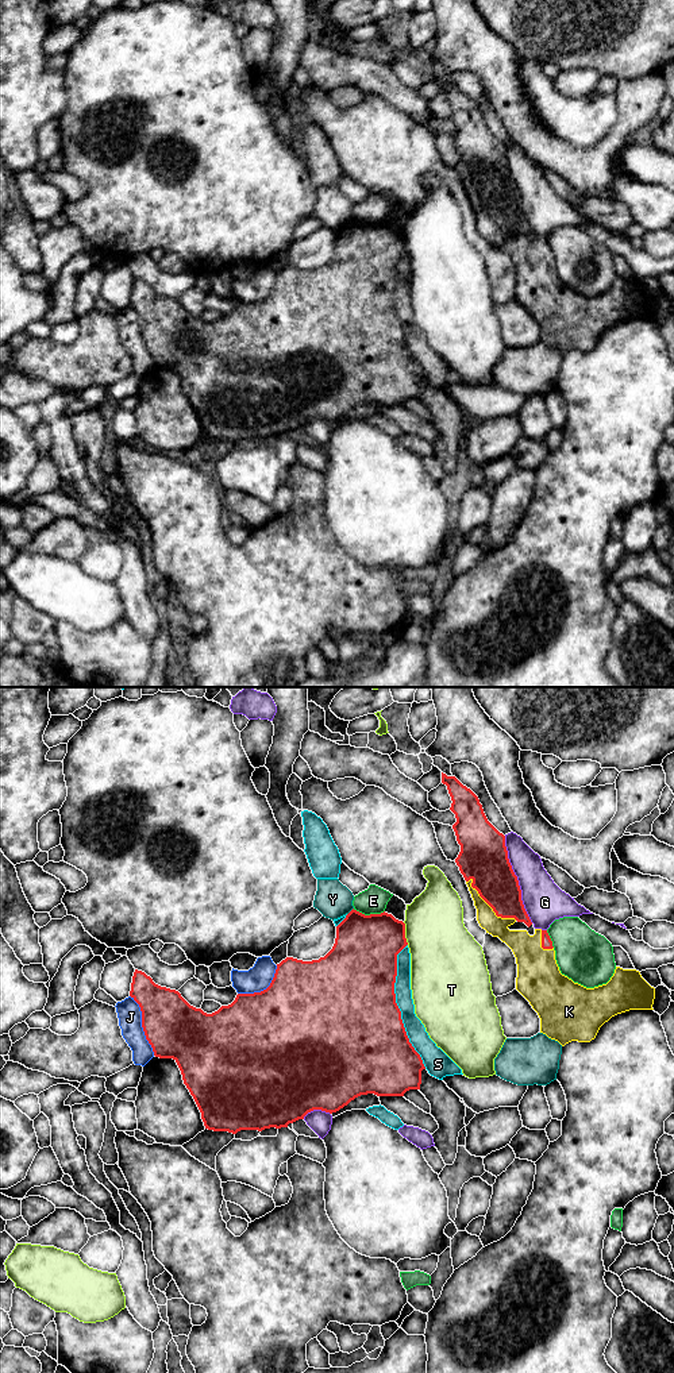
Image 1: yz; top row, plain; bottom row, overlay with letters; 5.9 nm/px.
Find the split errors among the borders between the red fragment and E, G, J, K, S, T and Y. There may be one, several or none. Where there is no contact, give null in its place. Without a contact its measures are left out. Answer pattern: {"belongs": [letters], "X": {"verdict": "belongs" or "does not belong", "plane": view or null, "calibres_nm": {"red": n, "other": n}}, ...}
{"belongs": ["K"], "E": {"verdict": "does not belong", "plane": "yz", "calibres_nm": {"red": 380, "other": 160}}, "G": {"verdict": "does not belong", "plane": "yz", "calibres_nm": {"red": 280, "other": 240}}, "J": {"verdict": "does not belong", "plane": "yz", "calibres_nm": {"red": 340, "other": 140}}, "K": {"verdict": "belongs", "plane": "yz", "calibres_nm": {"red": 260, "other": 120}}, "S": {"verdict": "does not belong", "plane": "yz", "calibres_nm": {"red": 500, "other": 120}}, "T": {"verdict": "does not belong", "plane": "yz", "calibres_nm": {"red": 380, "other": 380}}, "Y": {"verdict": "does not belong", "plane": "yz", "calibres_nm": {"red": 380, "other": 220}}}

